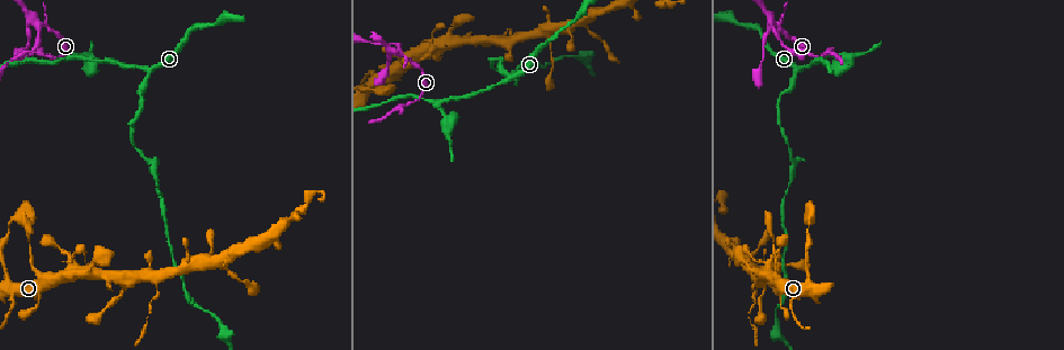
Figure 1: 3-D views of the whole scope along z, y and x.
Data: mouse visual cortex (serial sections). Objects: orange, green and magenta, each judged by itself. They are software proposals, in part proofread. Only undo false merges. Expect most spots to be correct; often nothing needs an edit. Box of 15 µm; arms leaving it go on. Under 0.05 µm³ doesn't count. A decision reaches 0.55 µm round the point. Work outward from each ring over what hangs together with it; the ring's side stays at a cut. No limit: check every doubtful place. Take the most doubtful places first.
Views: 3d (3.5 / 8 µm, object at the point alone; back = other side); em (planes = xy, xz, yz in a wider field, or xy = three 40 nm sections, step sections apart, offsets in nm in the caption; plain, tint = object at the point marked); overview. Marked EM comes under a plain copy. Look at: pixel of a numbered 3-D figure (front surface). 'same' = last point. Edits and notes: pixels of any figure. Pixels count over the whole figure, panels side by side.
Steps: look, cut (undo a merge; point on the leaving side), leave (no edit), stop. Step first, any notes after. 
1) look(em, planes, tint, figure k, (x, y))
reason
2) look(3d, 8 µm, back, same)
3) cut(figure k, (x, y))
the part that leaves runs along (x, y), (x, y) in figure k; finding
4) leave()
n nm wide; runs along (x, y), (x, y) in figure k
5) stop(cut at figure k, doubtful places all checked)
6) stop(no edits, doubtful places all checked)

look(3d, 8 µm, figure 1, (510, 79))

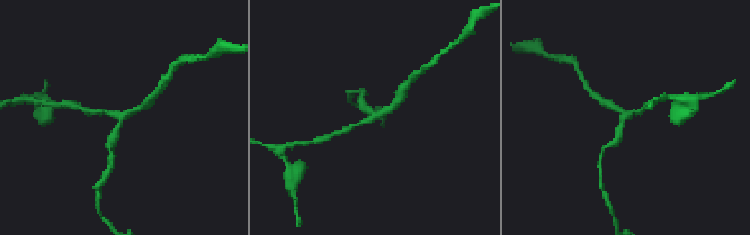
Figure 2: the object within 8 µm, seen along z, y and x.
look(3d, 3.5 µm, figure 2, (376, 115))

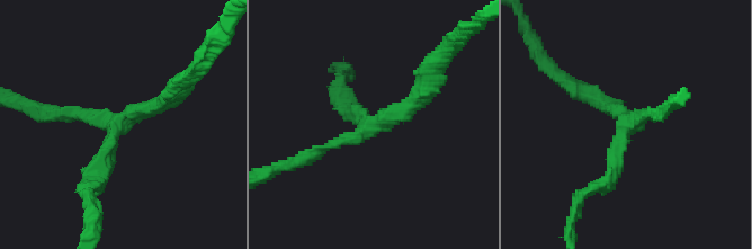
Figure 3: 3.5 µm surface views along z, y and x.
look(em, xy, step 2, tint, figure 3, (628, 124))
now the EM

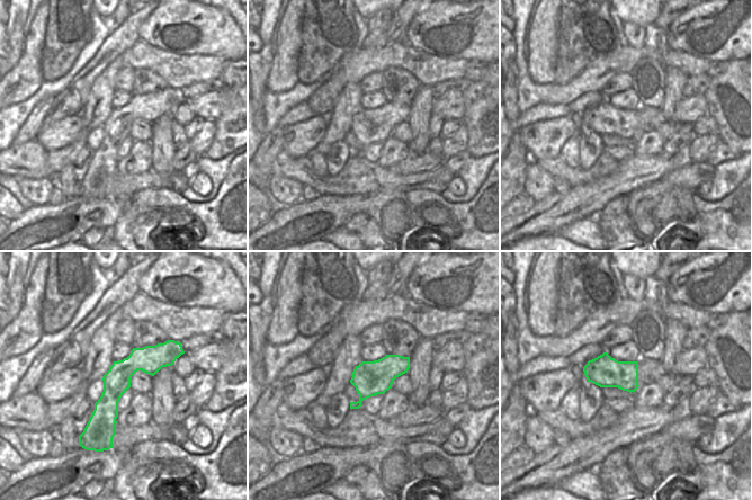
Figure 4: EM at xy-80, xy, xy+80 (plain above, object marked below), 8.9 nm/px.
leave()
3 arms; runs along (169, 344), (116, 382), (110, 435) in figure 4; one cell here

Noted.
look(3d, 3.5 µm, figure 1, (37, 28))
thick turns thin

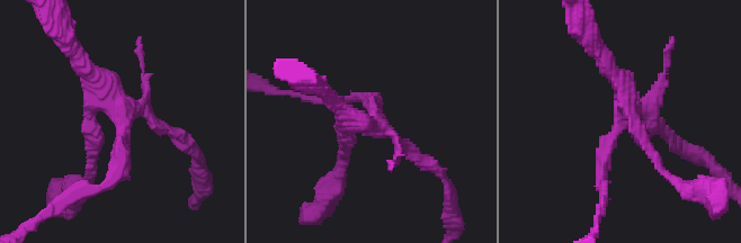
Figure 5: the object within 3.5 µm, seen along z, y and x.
look(em, xy, step 1, tint, figure 5, (624, 110))
shape alone is not enough

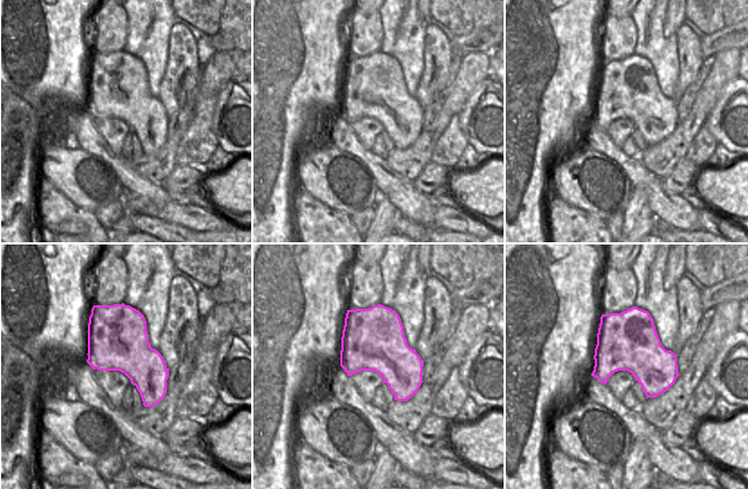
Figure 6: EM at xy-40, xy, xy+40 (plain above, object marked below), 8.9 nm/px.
leave()
runs along (430, 163), (360, 97) in figure 5; one cell here

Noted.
look(3d, 8 µm, figure 1, (442, 103))
three arms meet

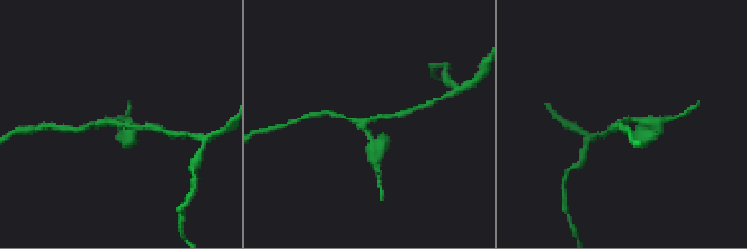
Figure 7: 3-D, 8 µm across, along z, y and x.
look(3d, 3.5 µm, figure 7, (366, 121))

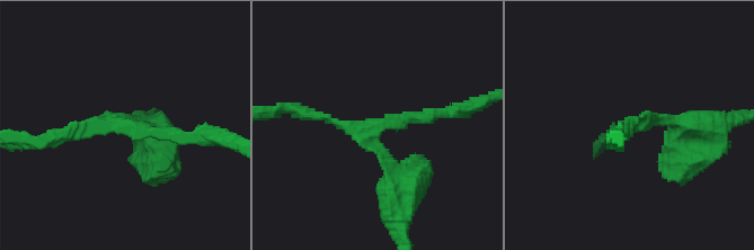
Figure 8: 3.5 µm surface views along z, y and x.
look(em, xy, step 2, tint, figure 8, (125, 123))
3 arms; arms of 150, 150, 200 nm

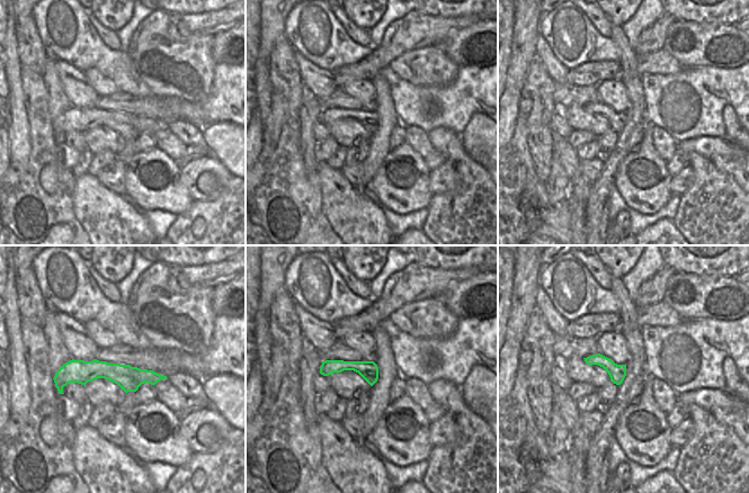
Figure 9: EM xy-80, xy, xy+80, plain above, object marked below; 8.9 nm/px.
leave()
170 nm wide; runs along (445, 113), (376, 127), (393, 196) in figure 8; all the same cell

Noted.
look(3d, 3.5 µm, figure 1, (143, 275))
a fork

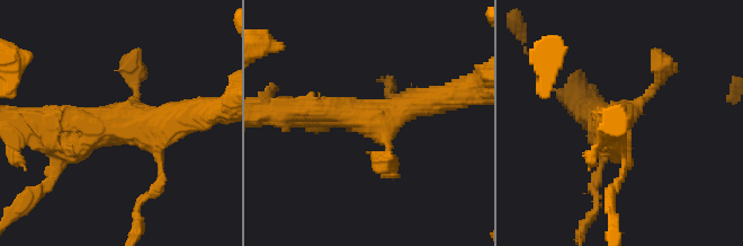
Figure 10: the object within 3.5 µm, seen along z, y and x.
leave()
runs along (296, 112), (390, 115), (441, 98) in figure 10; continuous, no second cell

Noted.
stop(no edits, doubtful places all checked)

